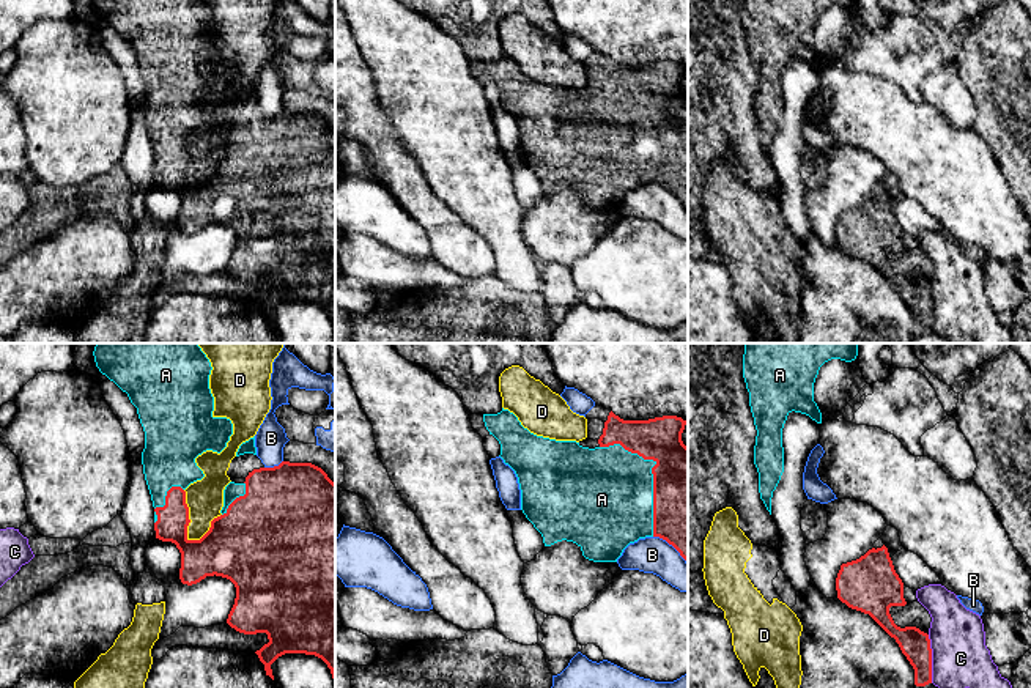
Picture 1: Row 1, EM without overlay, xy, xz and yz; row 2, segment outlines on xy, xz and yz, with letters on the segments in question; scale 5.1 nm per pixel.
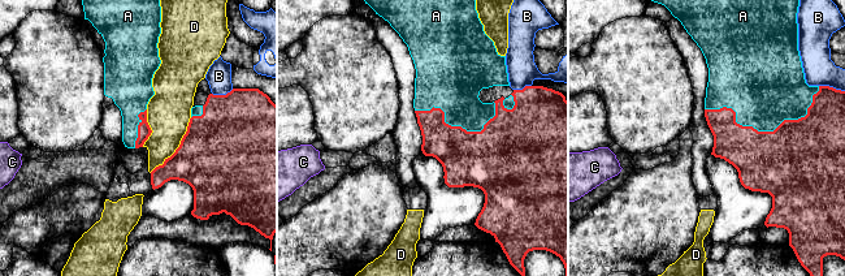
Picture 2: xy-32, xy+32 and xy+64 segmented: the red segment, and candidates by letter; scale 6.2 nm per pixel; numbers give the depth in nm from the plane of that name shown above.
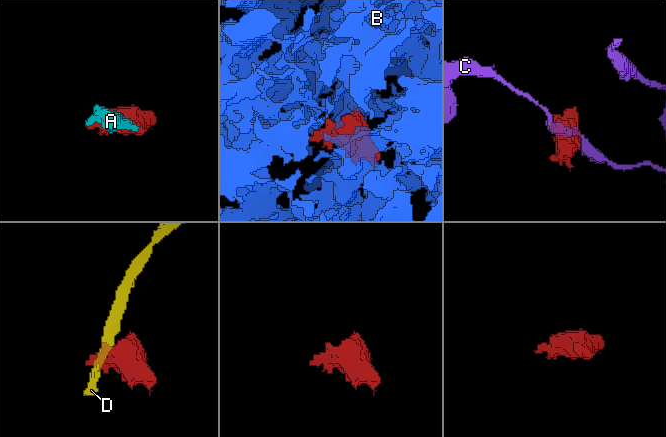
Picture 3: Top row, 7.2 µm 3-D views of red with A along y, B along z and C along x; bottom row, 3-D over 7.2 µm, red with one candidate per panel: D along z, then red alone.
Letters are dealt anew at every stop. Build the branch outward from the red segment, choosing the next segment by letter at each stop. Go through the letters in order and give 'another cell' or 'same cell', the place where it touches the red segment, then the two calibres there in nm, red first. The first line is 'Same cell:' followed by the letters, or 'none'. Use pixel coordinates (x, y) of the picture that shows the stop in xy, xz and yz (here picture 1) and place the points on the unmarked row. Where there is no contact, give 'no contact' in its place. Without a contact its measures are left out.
Same cell: A
A: same cell | xz (652, 120) | 360/460 nm
B: another cell | xy (274, 114) | 500/160 nm
C: another cell | yz (931, 306) | 160/300 nm
D: another cell | xy (189, 167) | 280/190 nm

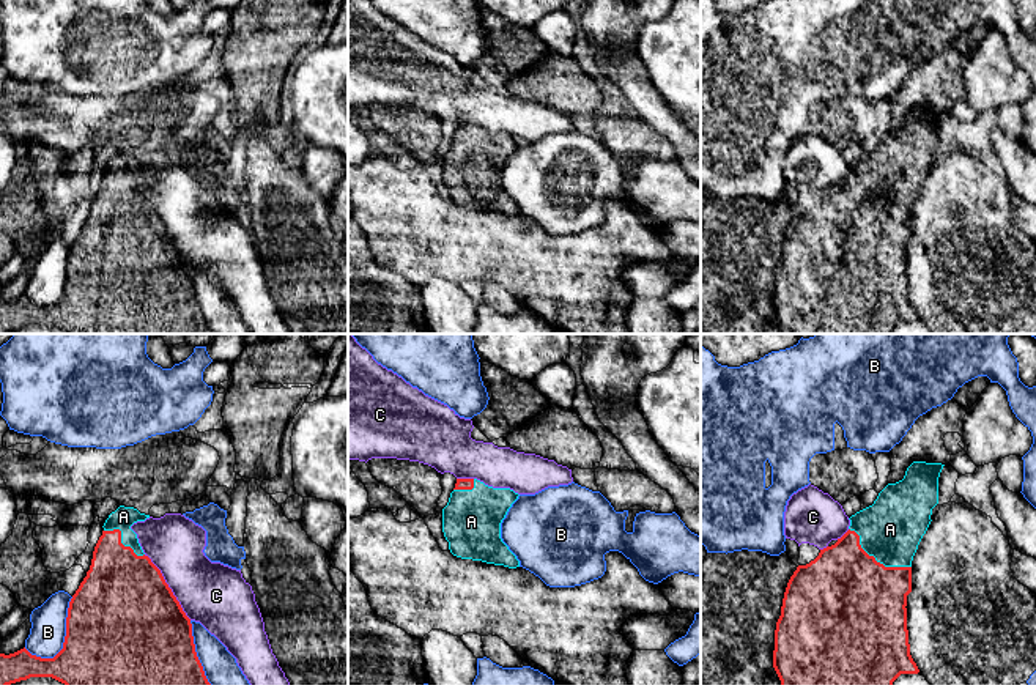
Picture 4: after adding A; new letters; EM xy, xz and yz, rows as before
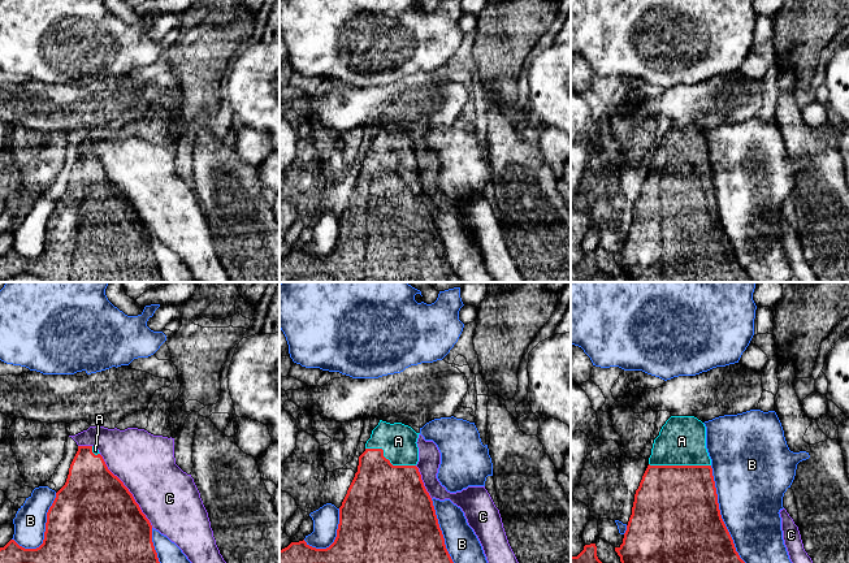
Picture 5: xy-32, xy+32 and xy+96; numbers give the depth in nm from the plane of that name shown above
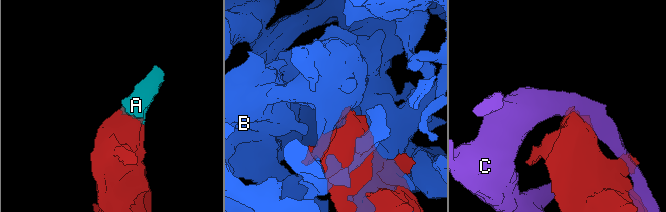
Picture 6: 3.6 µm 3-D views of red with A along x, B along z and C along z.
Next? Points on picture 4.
Same cell: A
A: same cell | yz (874, 207) | 500/320 nm
B: another cell | xy (65, 285) | 500/180 nm
C: another cell | xy (167, 233) | 500/320 nm

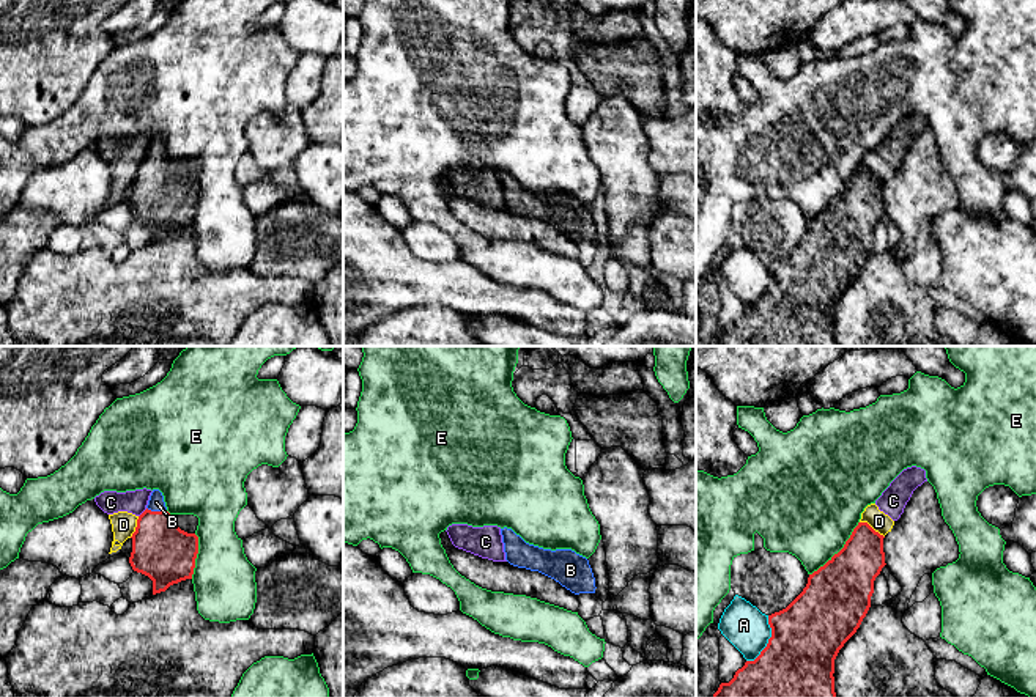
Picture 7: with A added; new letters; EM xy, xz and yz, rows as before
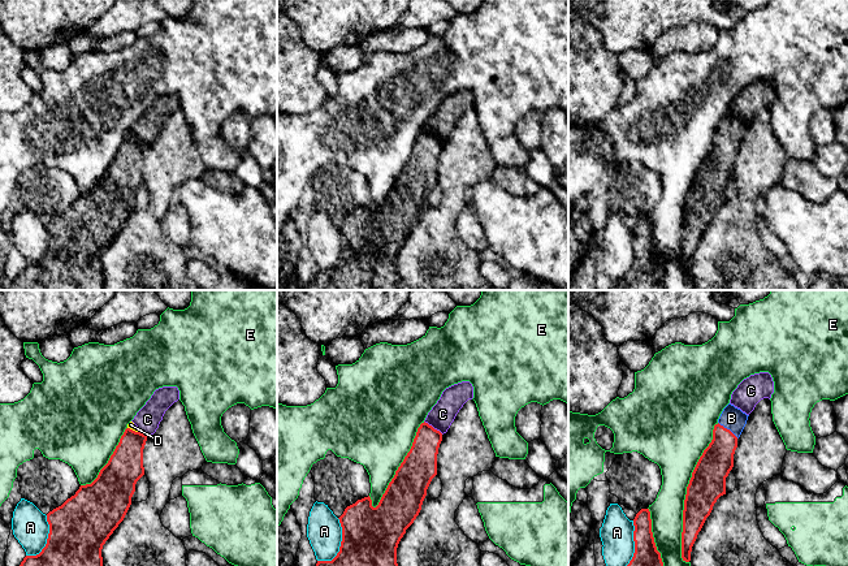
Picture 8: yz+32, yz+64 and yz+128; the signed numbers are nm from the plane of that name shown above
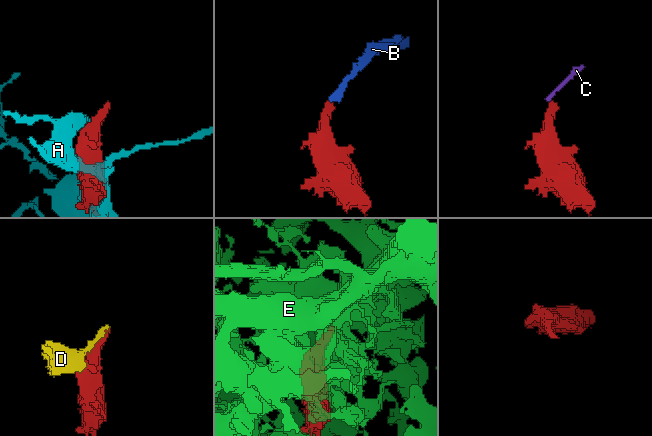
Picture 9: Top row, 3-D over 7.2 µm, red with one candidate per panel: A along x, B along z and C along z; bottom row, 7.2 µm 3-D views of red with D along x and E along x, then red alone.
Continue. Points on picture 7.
Same cell: B
A: another cell | yz (769, 288) | 440/220 nm
B: same cell | xy (156, 159) | 300/80 nm
C: another cell | xy (142, 161) | 300/120 nm
D: another cell | yz (871, 175) | 240/100 nm
E: another cell | yz (839, 199) | 340/460 nm

